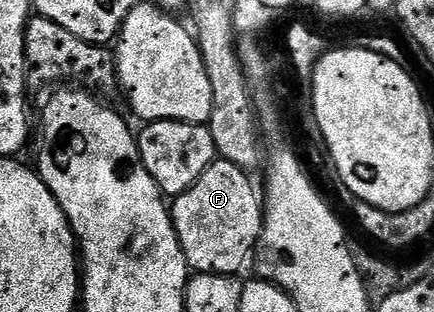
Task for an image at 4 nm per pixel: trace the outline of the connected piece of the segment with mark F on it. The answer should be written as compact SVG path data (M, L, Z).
M216 159L185 192L170 202L171 222L175 225L177 239L181 243L181 251L185 255L188 266L195 273L238 274L243 264L252 260L255 246L259 243L259 232L263 230L263 214L265 212L261 193L255 190L251 182L252 174L233 163Z

